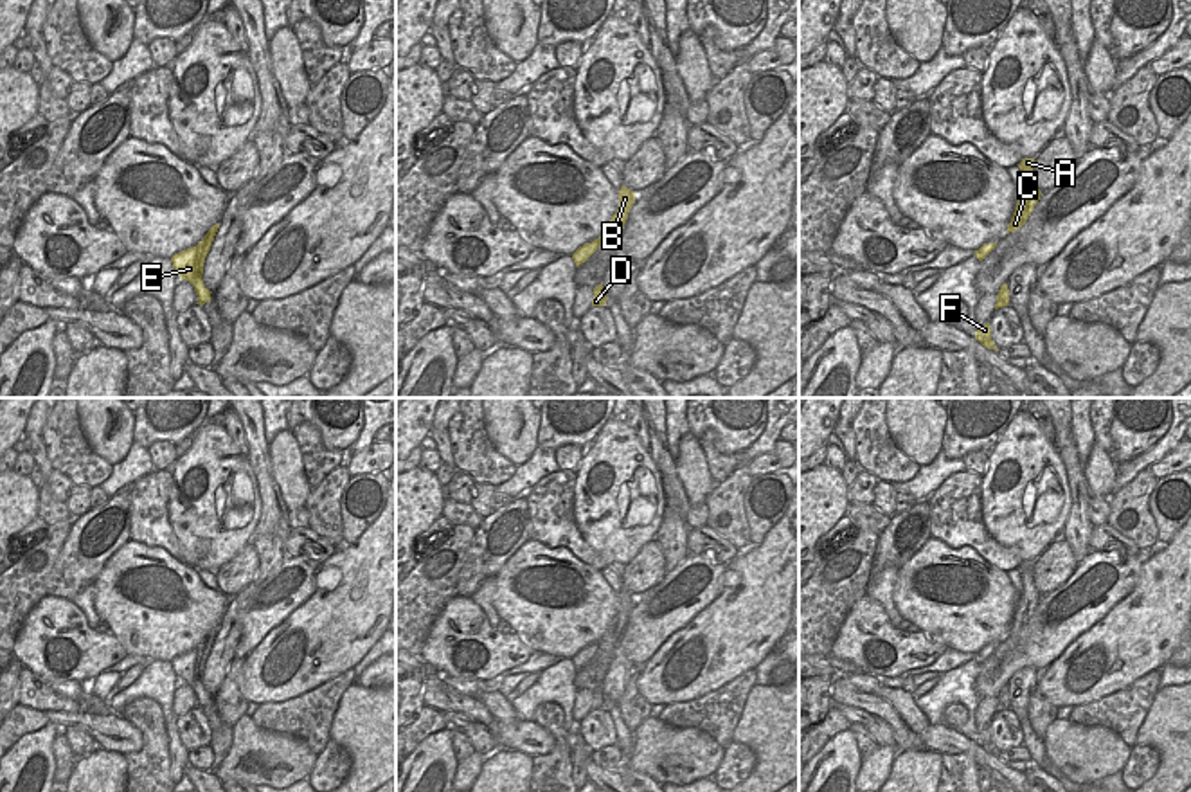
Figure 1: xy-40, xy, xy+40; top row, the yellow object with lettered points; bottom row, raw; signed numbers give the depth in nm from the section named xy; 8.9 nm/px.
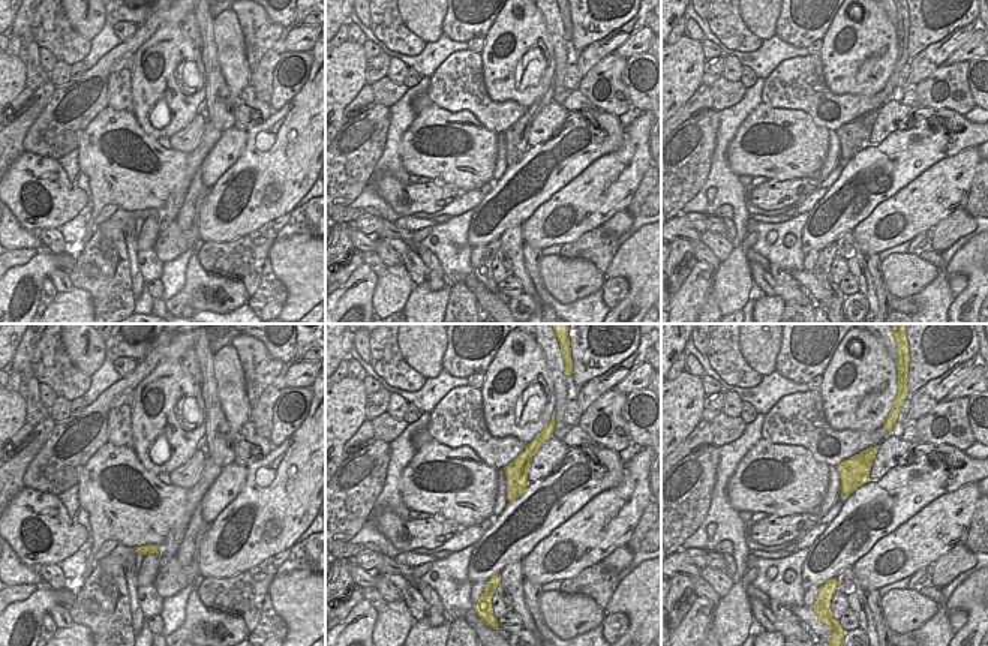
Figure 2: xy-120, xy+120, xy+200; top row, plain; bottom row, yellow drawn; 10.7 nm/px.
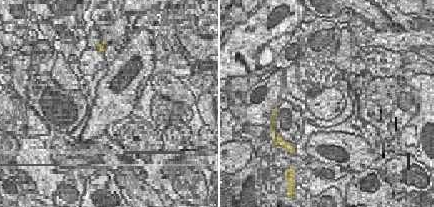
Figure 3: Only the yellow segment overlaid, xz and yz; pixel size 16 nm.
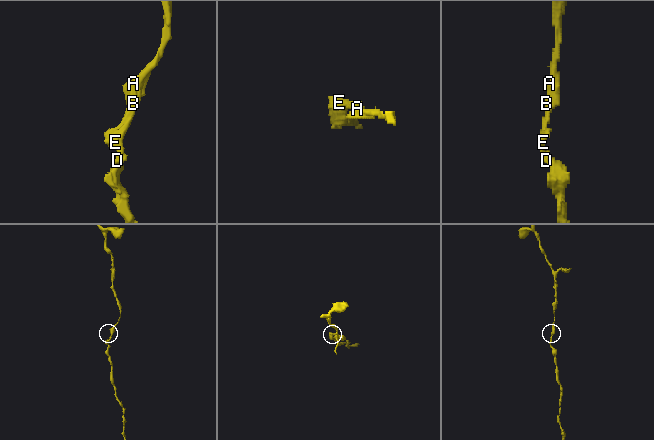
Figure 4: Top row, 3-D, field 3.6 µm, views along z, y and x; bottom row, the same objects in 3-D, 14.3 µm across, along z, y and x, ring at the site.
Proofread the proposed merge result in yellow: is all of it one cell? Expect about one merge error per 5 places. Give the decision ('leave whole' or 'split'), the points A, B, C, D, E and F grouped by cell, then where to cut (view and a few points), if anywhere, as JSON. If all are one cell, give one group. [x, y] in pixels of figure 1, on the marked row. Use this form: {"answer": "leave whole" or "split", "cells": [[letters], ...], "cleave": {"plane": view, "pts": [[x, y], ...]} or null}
{"answer": "leave whole", "cells": [["A", "B", "C", "D", "E", "F"]], "cleave": null}

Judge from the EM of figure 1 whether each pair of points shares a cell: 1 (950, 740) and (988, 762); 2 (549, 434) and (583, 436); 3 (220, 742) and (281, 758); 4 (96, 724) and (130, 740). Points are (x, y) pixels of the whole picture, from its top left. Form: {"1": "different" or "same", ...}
{"1": "same", "2": "same", "3": "different", "4": "same"}

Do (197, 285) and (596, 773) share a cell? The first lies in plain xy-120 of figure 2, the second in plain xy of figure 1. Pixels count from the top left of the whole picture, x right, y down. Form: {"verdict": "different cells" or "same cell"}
{"verdict": "different cells"}

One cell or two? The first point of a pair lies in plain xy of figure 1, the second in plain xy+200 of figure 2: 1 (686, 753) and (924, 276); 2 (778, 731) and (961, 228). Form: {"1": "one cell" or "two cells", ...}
{"1": "one cell", "2": "two cells"}

